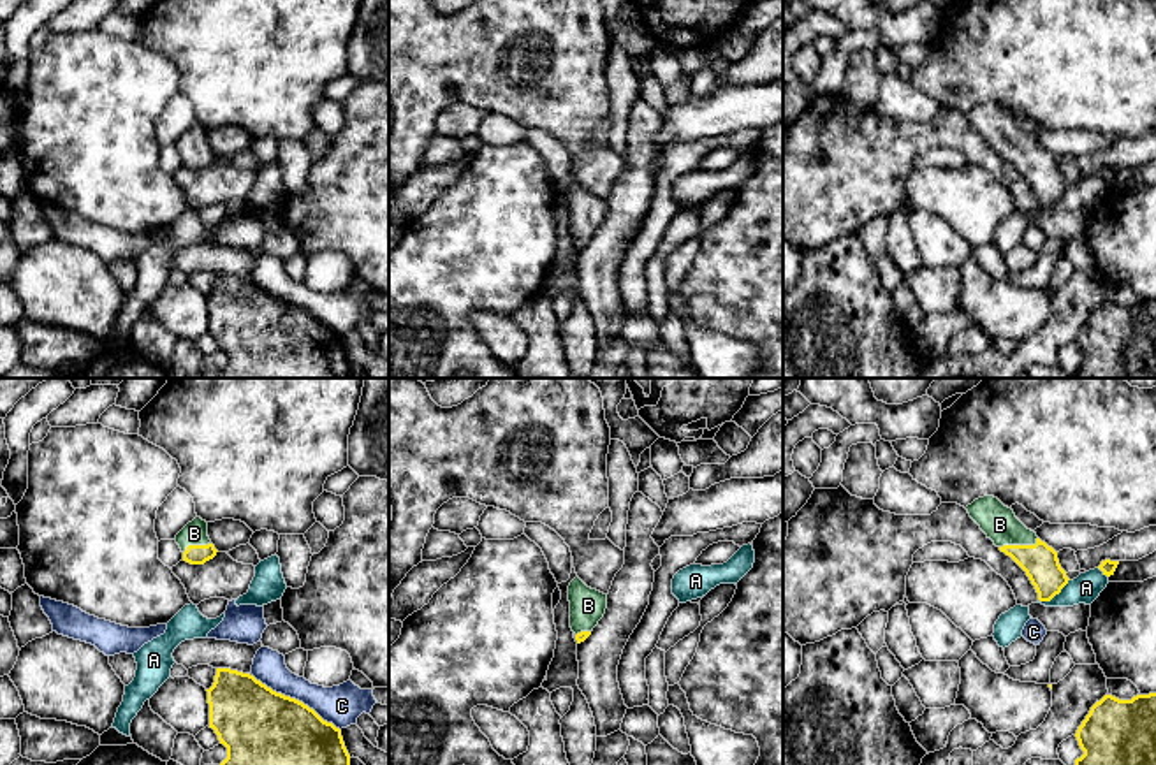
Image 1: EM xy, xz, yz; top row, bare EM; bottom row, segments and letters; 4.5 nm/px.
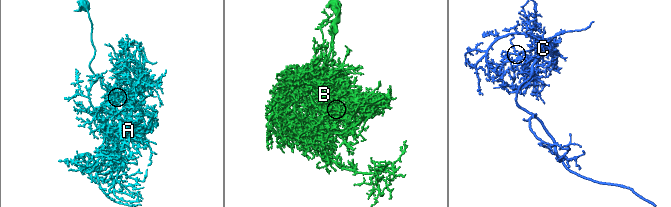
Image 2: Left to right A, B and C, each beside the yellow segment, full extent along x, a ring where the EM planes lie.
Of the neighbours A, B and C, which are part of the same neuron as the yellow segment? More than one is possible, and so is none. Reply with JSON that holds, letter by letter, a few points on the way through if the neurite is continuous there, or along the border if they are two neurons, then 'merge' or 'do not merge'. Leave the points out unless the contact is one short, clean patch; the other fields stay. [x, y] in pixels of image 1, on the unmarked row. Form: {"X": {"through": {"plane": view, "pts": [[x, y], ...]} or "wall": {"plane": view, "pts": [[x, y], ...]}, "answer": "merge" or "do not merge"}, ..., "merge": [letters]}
{"A": {"answer": "do not merge"}, "B": {"through": {"plane": "yz", "pts": [[1040, 169], [1019, 152], [1000, 131]]}, "answer": "merge"}, "C": {"answer": "do not merge"}, "merge": ["B"]}

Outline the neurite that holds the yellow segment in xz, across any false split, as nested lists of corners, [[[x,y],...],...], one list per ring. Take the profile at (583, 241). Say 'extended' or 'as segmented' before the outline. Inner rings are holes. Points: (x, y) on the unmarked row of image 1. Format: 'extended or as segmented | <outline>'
extended | [[[579,183],[568,192],[570,234],[577,250],[584,248],[607,215],[607,200],[588,193]]]

